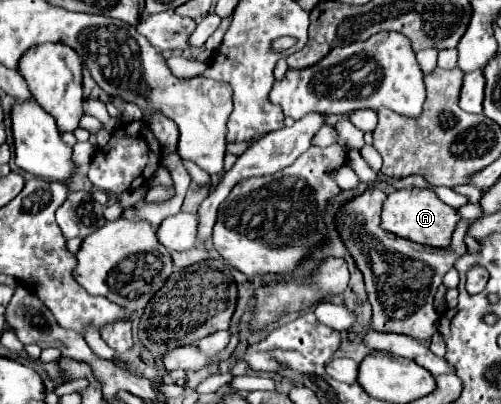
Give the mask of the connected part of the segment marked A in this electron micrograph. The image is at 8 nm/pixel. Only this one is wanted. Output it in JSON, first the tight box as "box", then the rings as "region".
{"box":[382,189,458,247],"region":[[[398,189],[390,193],[382,207],[382,227],[398,237],[430,245],[430,247],[446,247],[450,245],[450,237],[454,233],[454,225],[458,223],[458,213],[450,205],[442,203],[436,193],[428,189]]]}

